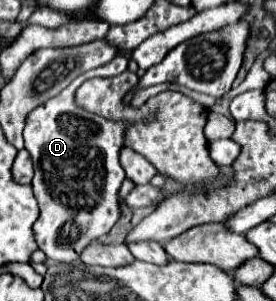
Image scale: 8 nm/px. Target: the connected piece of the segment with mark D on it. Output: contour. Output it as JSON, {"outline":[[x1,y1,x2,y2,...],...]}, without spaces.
{"outline":[[118,55,112,59,108,65,102,65,98,69,92,69,80,77,76,77,60,95,48,99,44,105,36,107,26,121,24,129,24,149,30,153,34,161,34,179,32,179,32,189,34,197,40,205,40,217,34,223,34,235,38,247,48,255,48,259,60,261,60,263,72,263,80,257,80,253,94,243,98,237,106,235,114,223,120,219,120,185,124,181,124,169,120,165,120,149,124,147,124,133,132,125,128,121,108,121,100,115,88,113,82,107,76,105,74,93,76,89,92,77,114,77,126,71,128,59]]}

